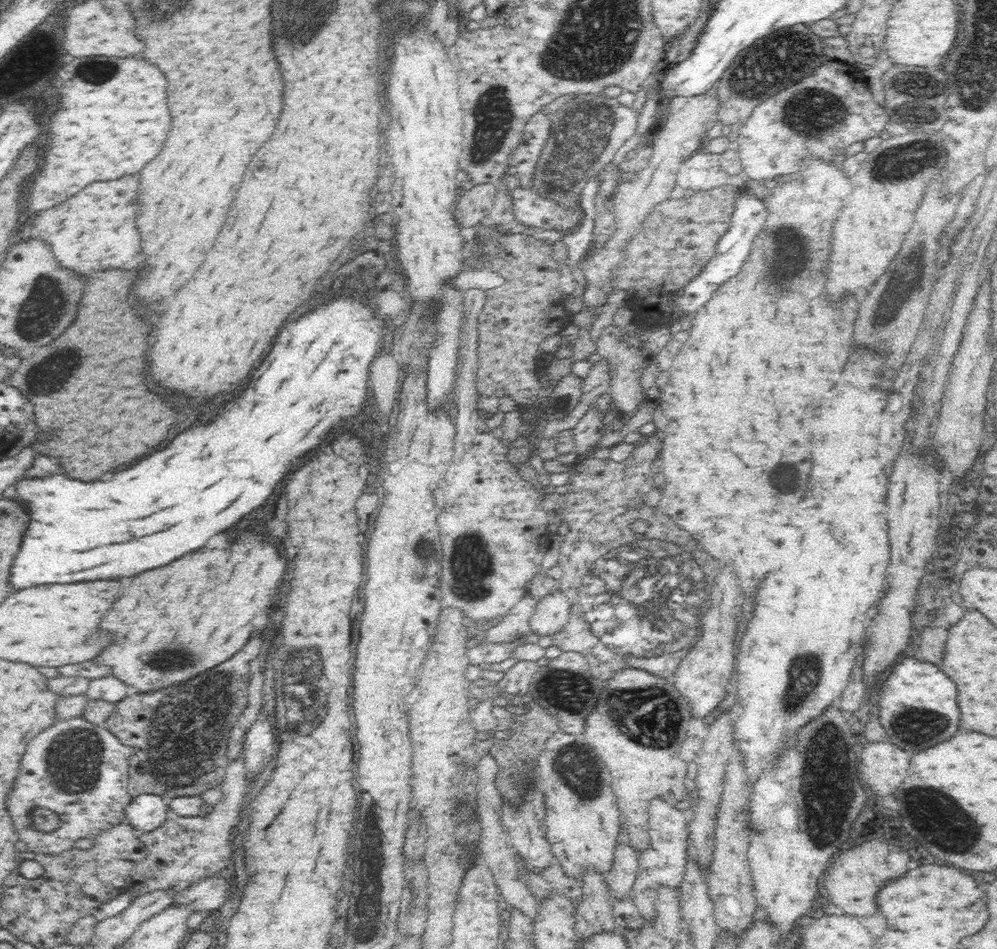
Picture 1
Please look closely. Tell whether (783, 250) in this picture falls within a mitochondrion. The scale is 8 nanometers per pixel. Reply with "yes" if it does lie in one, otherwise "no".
yes

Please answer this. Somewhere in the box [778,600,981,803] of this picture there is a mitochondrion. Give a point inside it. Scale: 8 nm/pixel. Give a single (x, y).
(917, 726)

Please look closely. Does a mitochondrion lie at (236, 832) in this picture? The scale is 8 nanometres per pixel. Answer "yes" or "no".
no

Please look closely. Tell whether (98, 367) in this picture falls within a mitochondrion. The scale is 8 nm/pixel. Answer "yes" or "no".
no

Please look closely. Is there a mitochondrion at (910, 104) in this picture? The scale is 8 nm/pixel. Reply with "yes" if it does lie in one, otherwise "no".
yes

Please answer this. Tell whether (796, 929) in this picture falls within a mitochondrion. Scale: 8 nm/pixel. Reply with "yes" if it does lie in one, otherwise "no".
no

